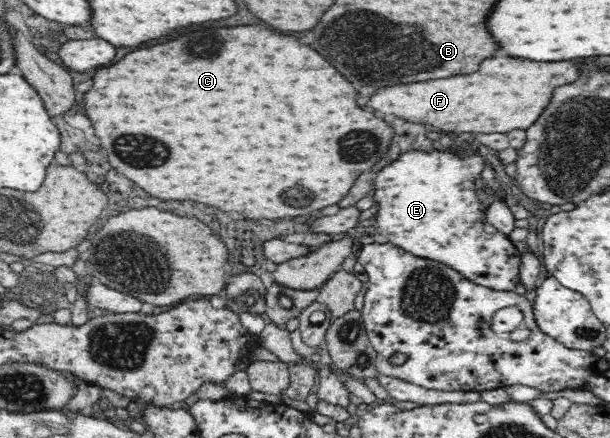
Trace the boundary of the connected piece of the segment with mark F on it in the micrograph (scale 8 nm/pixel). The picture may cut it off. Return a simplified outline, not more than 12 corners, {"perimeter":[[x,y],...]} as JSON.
{"perimeter":[[488,58],[366,106],[454,133],[528,130],[580,64]]}

